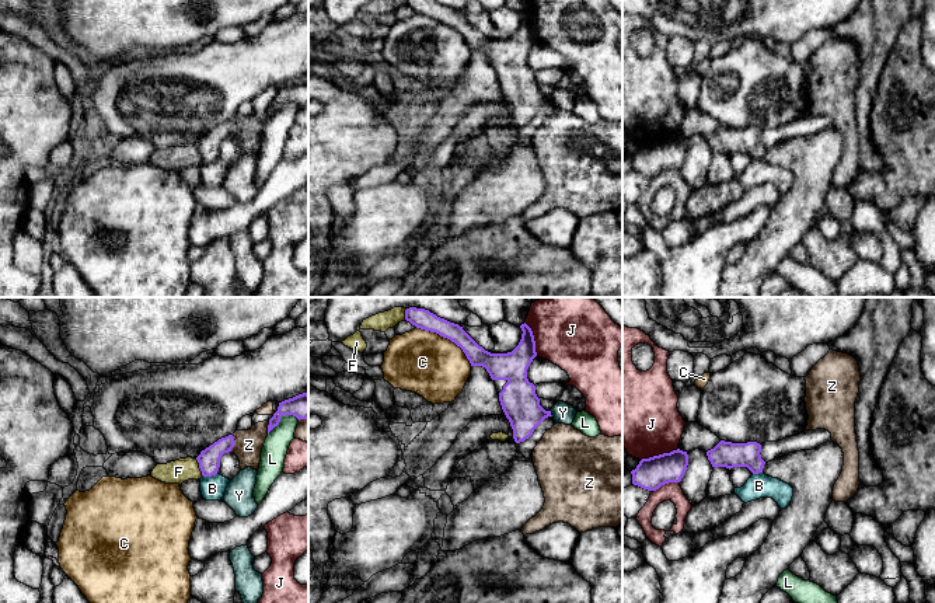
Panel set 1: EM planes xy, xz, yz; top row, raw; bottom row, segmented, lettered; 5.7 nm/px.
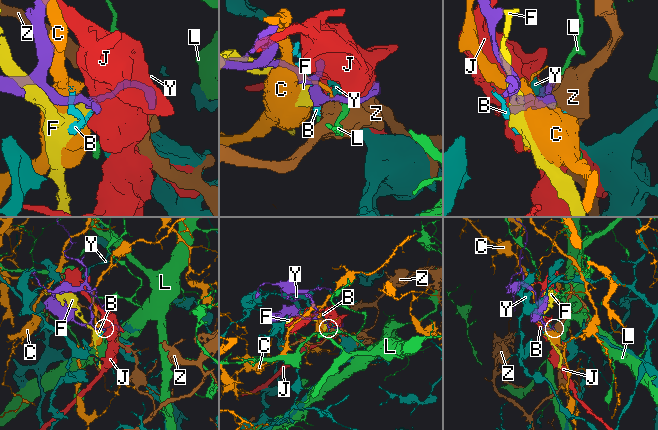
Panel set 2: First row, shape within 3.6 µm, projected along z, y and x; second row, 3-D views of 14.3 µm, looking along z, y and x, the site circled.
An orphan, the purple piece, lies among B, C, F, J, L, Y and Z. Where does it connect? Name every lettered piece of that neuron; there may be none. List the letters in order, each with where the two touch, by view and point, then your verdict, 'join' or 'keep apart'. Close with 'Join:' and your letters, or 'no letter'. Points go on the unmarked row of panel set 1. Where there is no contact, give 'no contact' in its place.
B: xy (209, 161) | keep apart
C: xz (447, 24) | keep apart
F: xy (199, 153) | keep apart
J: yz (659, 140) | keep apart
L: xy (281, 103) | keep apart
Y: xz (550, 100) | keep apart
Z: xy (234, 128) | keep apart
Join: no letter

